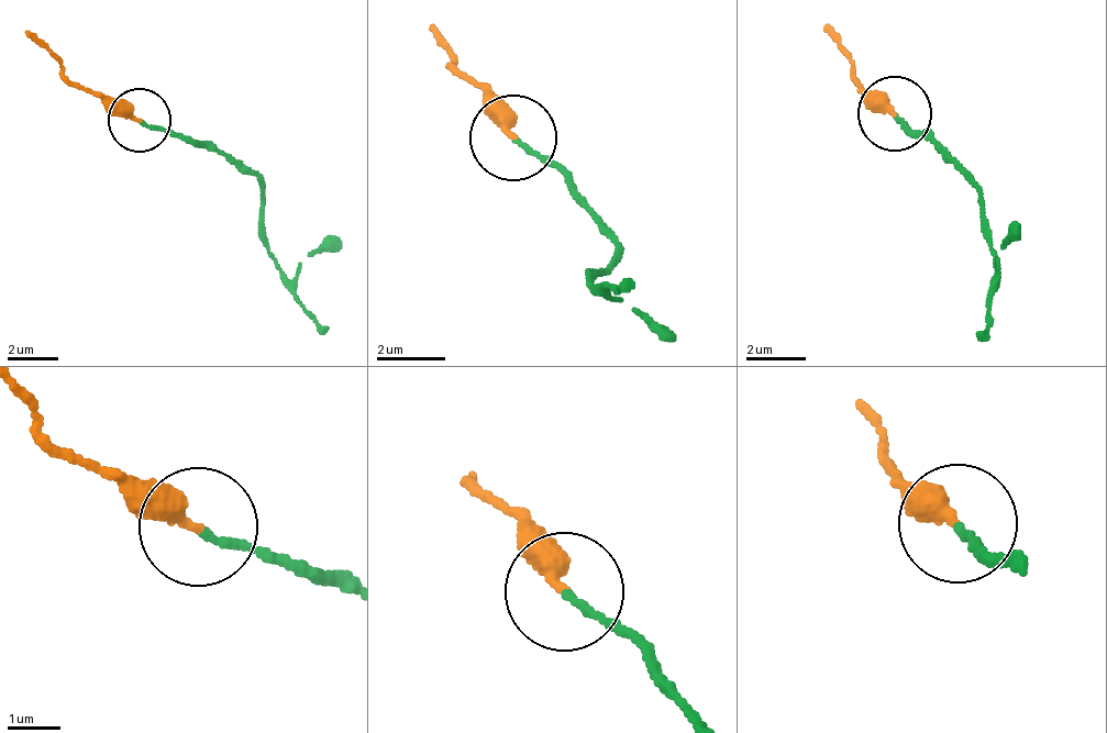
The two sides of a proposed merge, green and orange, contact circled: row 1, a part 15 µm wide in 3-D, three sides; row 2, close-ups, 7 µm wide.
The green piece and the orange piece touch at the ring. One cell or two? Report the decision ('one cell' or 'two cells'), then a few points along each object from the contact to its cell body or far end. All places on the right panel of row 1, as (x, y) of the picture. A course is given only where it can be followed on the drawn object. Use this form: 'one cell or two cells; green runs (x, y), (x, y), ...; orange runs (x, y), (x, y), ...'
one cell; green runs (896, 111), (929, 133), (953, 167), (982, 196), (994, 268), (975, 339); orange runs (896, 111), (878, 113), (821, 25)

